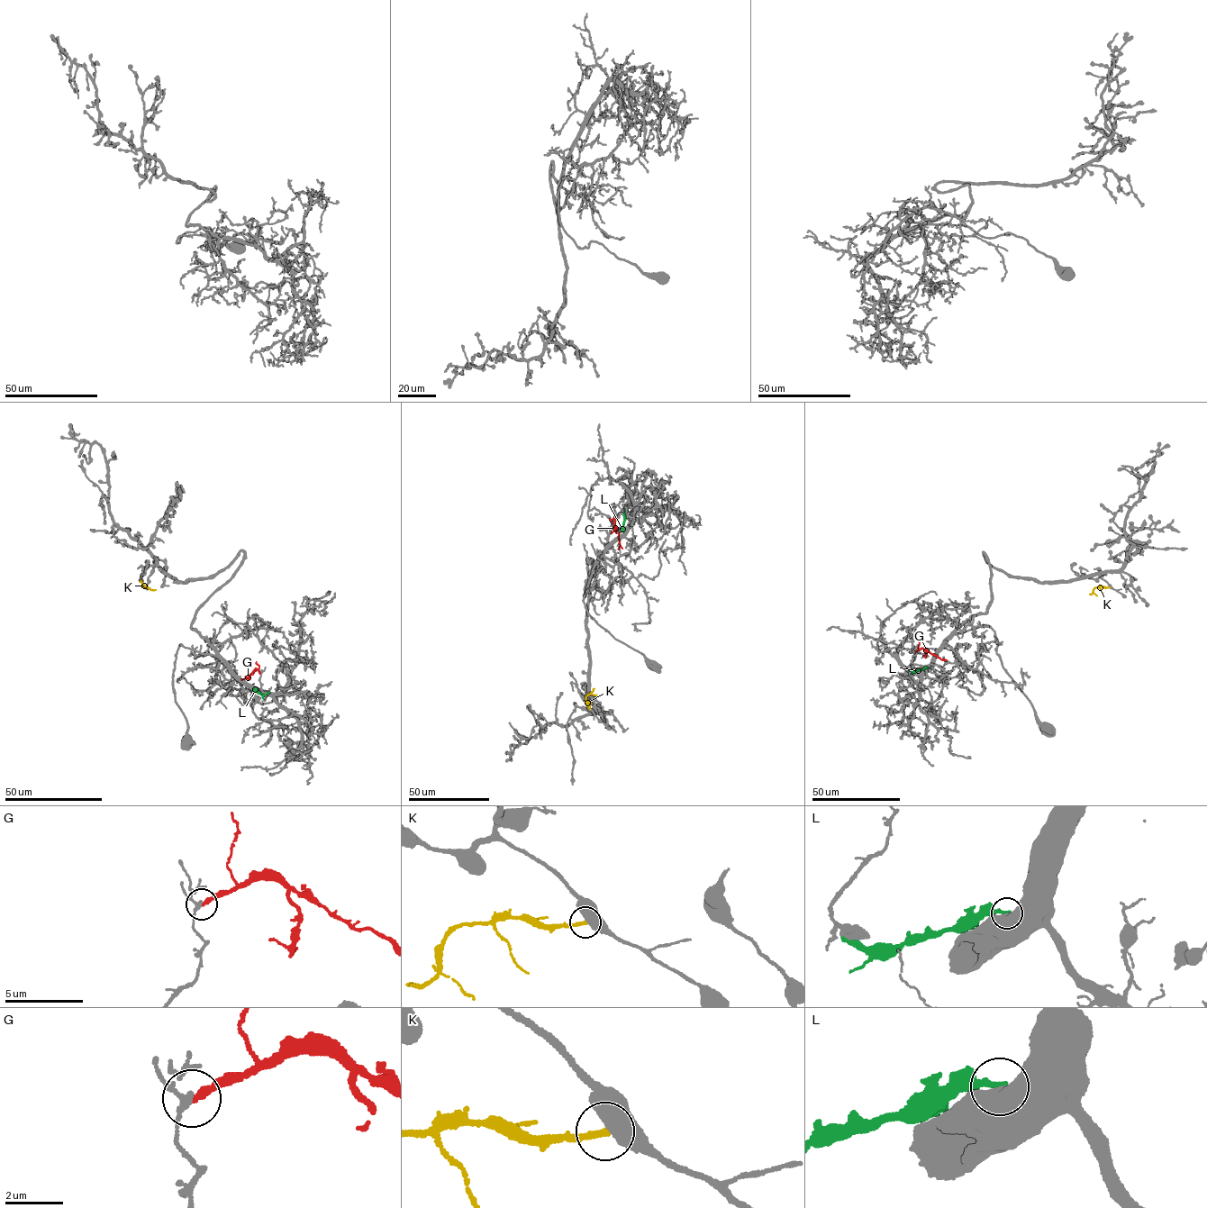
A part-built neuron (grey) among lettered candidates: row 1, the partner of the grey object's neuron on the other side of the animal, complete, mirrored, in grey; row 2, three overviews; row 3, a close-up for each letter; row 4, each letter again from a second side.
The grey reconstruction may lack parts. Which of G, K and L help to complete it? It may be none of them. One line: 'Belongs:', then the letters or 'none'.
Belongs: none

